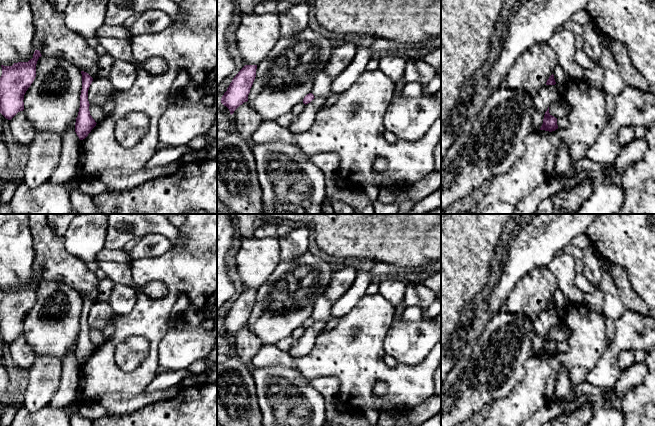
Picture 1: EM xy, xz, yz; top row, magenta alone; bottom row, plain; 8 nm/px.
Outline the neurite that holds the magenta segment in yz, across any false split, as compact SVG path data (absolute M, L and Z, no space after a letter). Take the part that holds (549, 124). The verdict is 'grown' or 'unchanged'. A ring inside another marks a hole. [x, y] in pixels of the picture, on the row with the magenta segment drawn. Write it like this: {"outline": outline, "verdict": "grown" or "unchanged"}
{"outline": "M548 107L547 111L545 112L543 124L540 130L552 132L555 131L556 129L558 129L557 118L555 118L549 113L549 107Z", "verdict": "unchanged"}

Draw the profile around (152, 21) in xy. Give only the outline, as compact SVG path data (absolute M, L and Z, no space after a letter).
M149 9L143 12L137 21L127 29L132 37L140 34L154 34L163 31L172 22L171 17L164 11Z

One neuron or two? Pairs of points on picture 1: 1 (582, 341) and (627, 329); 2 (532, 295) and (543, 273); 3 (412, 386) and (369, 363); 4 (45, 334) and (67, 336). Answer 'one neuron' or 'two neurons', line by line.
1: two neurons
2: one neuron
3: one neuron
4: one neuron

